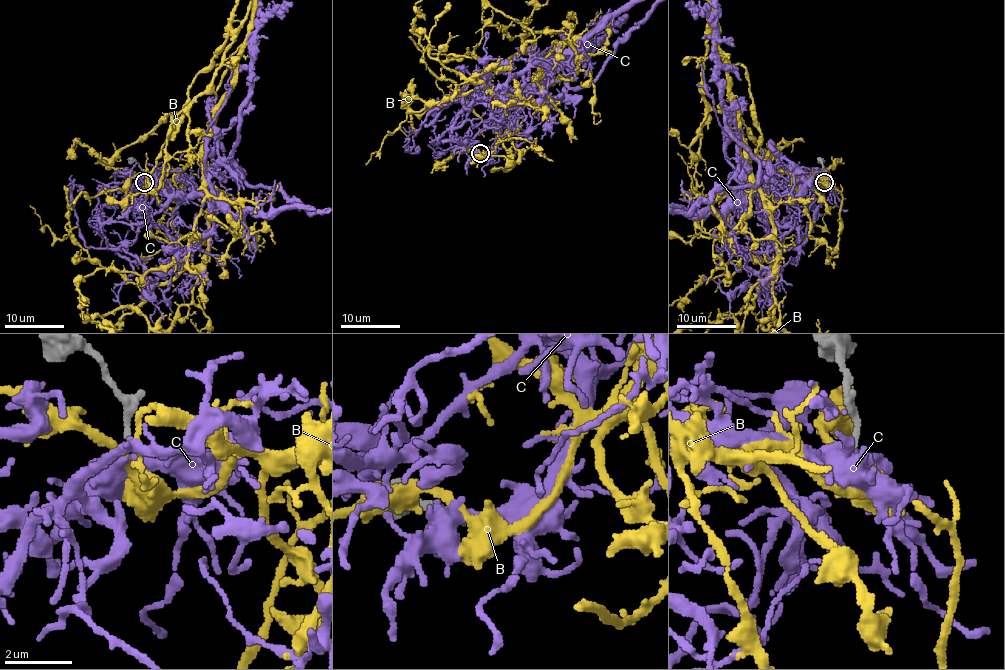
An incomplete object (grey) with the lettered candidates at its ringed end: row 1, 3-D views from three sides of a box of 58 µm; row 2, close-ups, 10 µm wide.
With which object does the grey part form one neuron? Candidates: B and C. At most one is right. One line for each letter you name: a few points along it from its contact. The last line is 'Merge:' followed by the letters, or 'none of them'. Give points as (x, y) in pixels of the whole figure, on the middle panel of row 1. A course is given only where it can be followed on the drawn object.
Merge: B

